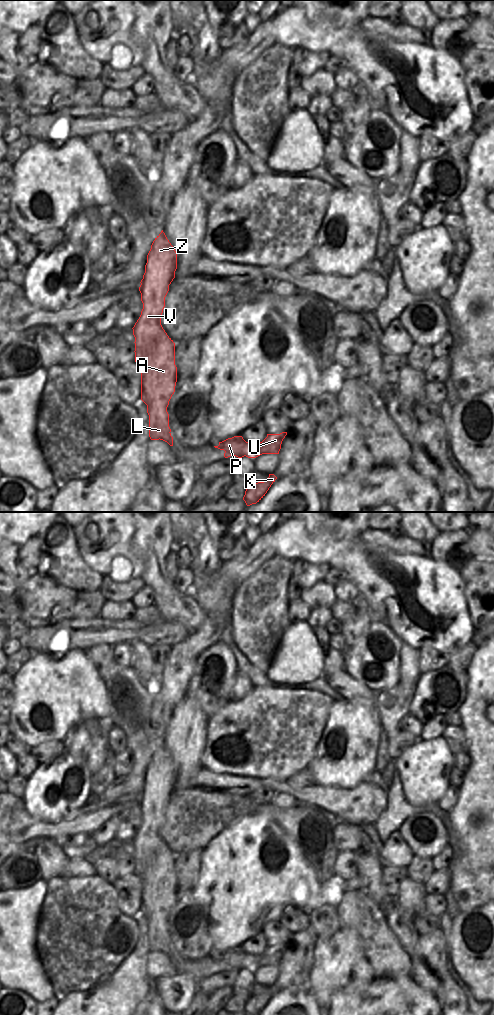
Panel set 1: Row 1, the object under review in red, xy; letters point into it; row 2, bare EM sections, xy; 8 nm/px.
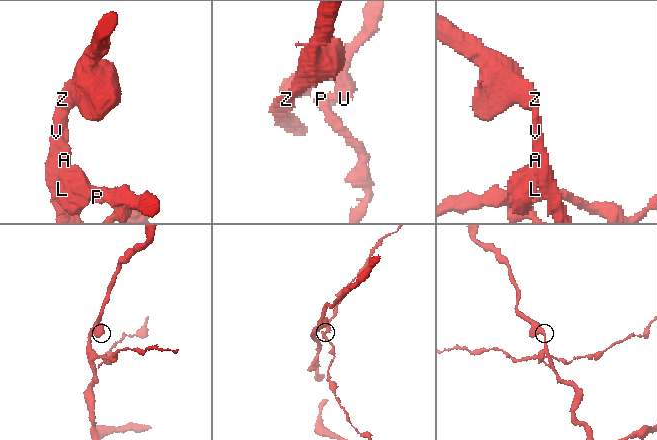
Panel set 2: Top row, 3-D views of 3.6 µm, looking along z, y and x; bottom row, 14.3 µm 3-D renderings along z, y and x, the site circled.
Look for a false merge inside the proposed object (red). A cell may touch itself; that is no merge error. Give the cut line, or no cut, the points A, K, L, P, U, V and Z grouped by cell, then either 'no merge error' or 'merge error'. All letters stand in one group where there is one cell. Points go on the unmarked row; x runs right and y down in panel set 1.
cut xy (160, 950), (167, 953); groups A L V Z / K P U; merge error

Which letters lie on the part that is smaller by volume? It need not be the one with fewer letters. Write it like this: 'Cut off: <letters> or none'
Cut off: K, P, U.

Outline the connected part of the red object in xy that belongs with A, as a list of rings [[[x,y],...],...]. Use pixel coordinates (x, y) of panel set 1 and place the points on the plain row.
[[[162,742],[153,753],[147,767],[145,785],[139,799],[143,821],[132,840],[135,849],[135,874],[141,879],[141,912],[147,917],[149,927],[149,949],[151,952],[166,952],[170,958],[173,958],[173,949],[170,947],[167,919],[175,904],[177,879],[175,877],[175,855],[163,841],[161,827],[169,797],[175,790],[176,781],[177,765]]]

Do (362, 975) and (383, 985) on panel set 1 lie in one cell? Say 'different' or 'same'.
different

